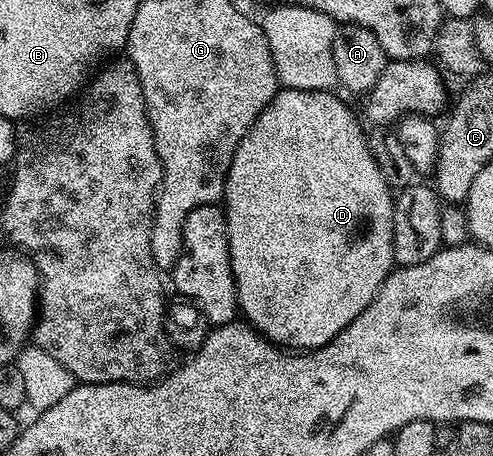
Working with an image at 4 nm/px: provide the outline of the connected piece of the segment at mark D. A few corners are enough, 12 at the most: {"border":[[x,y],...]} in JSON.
{"border":[[280,89],[222,210],[243,318],[326,346],[394,270],[332,91]]}

